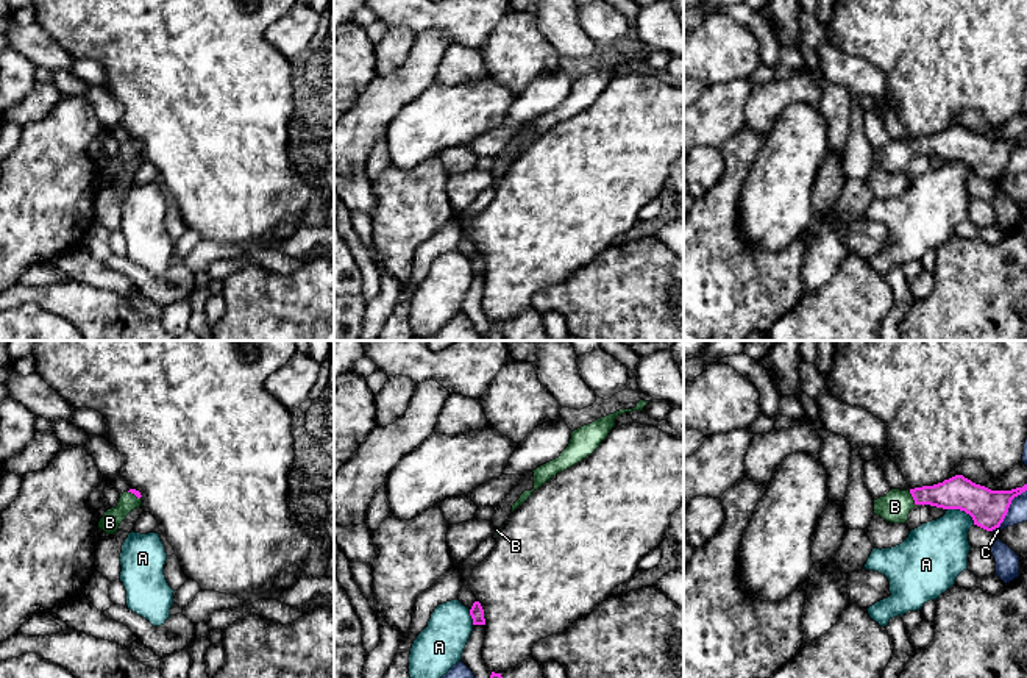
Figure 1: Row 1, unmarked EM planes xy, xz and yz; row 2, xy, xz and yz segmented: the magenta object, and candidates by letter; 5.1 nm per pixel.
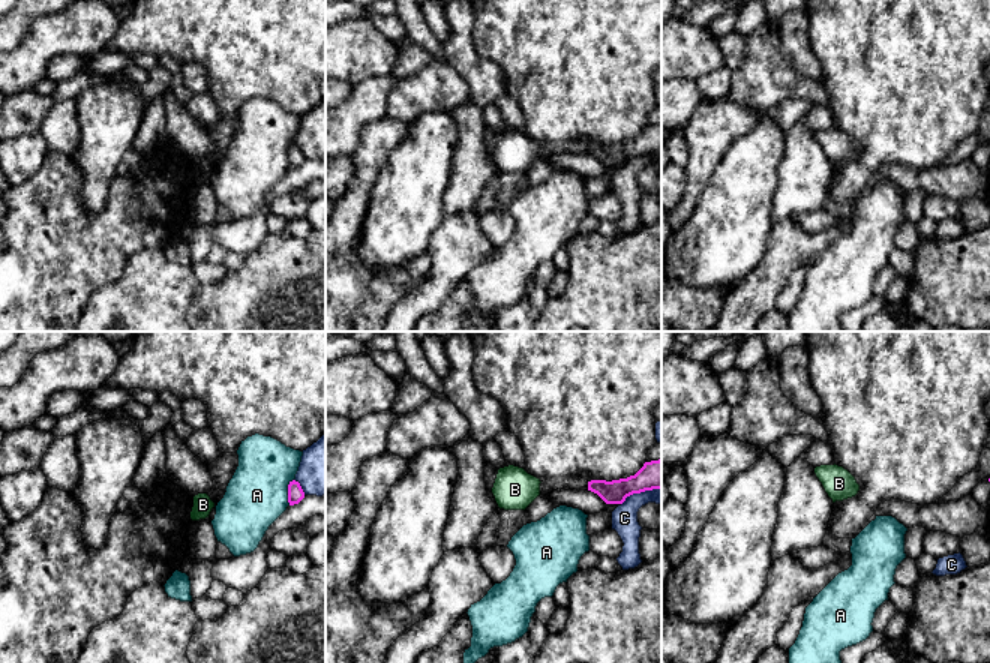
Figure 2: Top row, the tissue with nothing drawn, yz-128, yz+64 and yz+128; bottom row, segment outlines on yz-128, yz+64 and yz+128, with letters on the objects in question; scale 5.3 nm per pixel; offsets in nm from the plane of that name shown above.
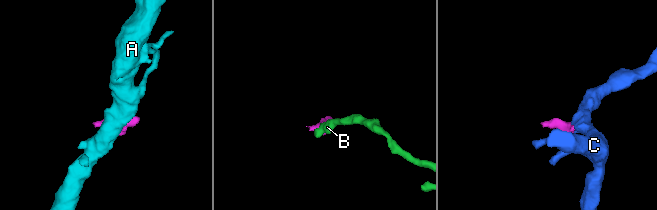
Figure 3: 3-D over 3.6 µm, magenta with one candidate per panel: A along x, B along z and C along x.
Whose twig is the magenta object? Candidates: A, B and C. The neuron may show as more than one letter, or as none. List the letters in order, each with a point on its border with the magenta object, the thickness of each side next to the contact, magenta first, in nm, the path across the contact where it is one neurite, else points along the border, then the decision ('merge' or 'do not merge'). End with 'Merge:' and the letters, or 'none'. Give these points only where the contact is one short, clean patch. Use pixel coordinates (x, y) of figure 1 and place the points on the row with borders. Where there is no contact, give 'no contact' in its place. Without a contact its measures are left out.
A: contact yz (963, 510); calibres 190 and 300 nm; do not merge
B: contact yz (912, 496); calibres 170 and 160 nm; way yz (957, 492), (948, 496), (912, 496), (895, 506); merge
C: contact yz (1007, 510); calibres 190 and 100 nm; do not merge
Merge: B

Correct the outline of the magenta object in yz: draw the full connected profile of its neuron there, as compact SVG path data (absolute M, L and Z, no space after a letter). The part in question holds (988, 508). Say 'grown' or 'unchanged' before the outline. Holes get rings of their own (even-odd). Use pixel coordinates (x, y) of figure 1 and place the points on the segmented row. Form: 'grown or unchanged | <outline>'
grown | M955 475L933 486L891 489L874 500L874 514L890 523L907 523L908 514L916 505L930 505L965 511L972 517L974 525L993 531L1004 522L1011 500L1025 491L1027 484L1011 491L991 491L963 475Z

